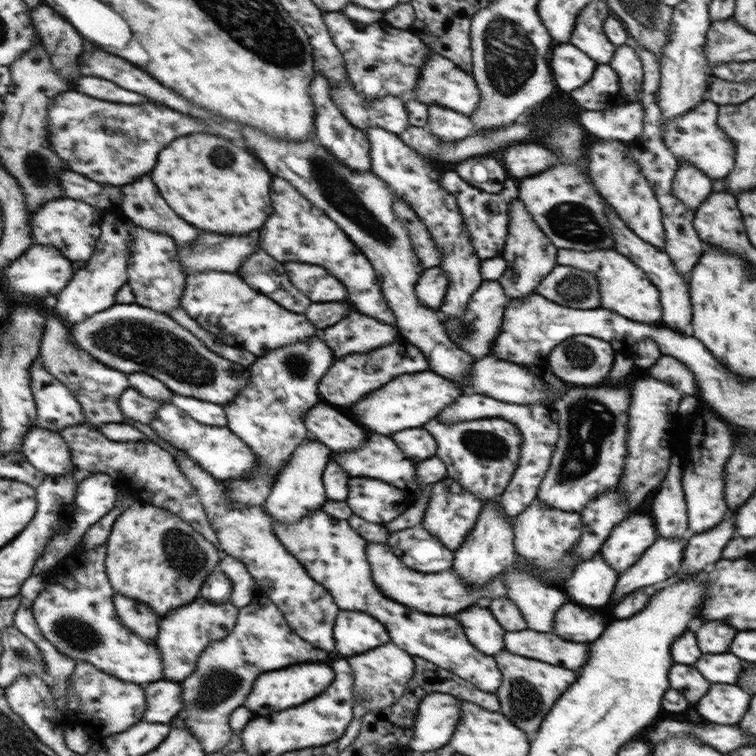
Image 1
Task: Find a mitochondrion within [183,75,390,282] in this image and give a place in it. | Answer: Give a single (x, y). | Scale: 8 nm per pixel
(220, 156)

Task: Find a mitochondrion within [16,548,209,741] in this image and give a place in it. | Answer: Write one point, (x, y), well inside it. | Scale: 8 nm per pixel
(75, 631)

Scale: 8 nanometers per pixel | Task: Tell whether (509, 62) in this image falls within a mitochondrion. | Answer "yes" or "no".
yes

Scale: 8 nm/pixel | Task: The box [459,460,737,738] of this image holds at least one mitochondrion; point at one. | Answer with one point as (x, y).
(525, 700)

